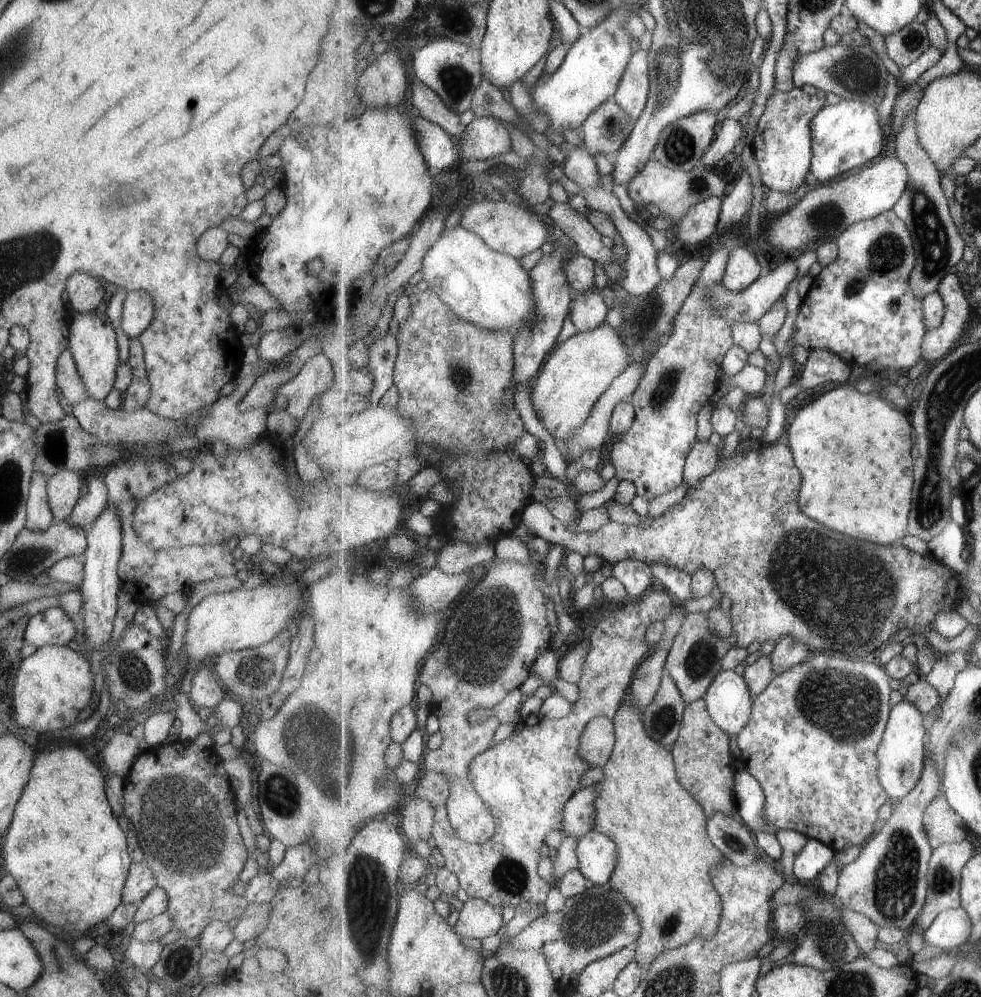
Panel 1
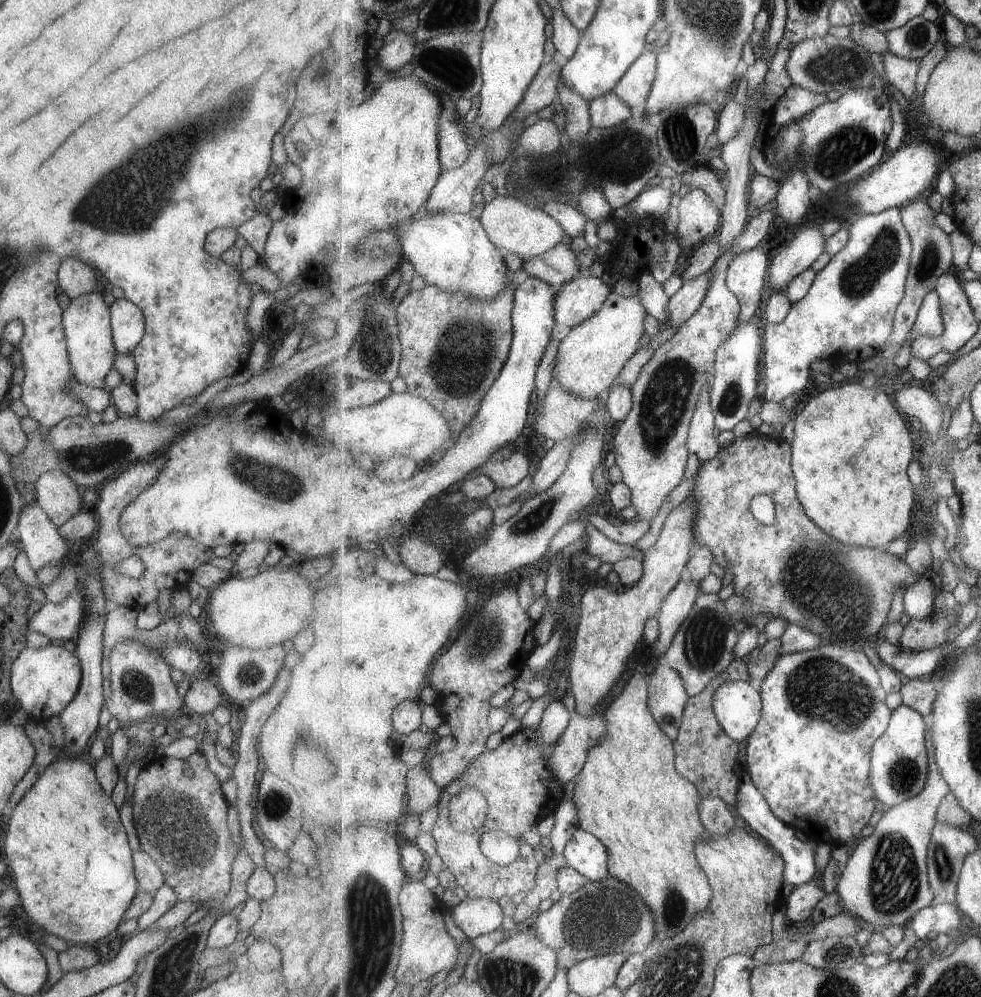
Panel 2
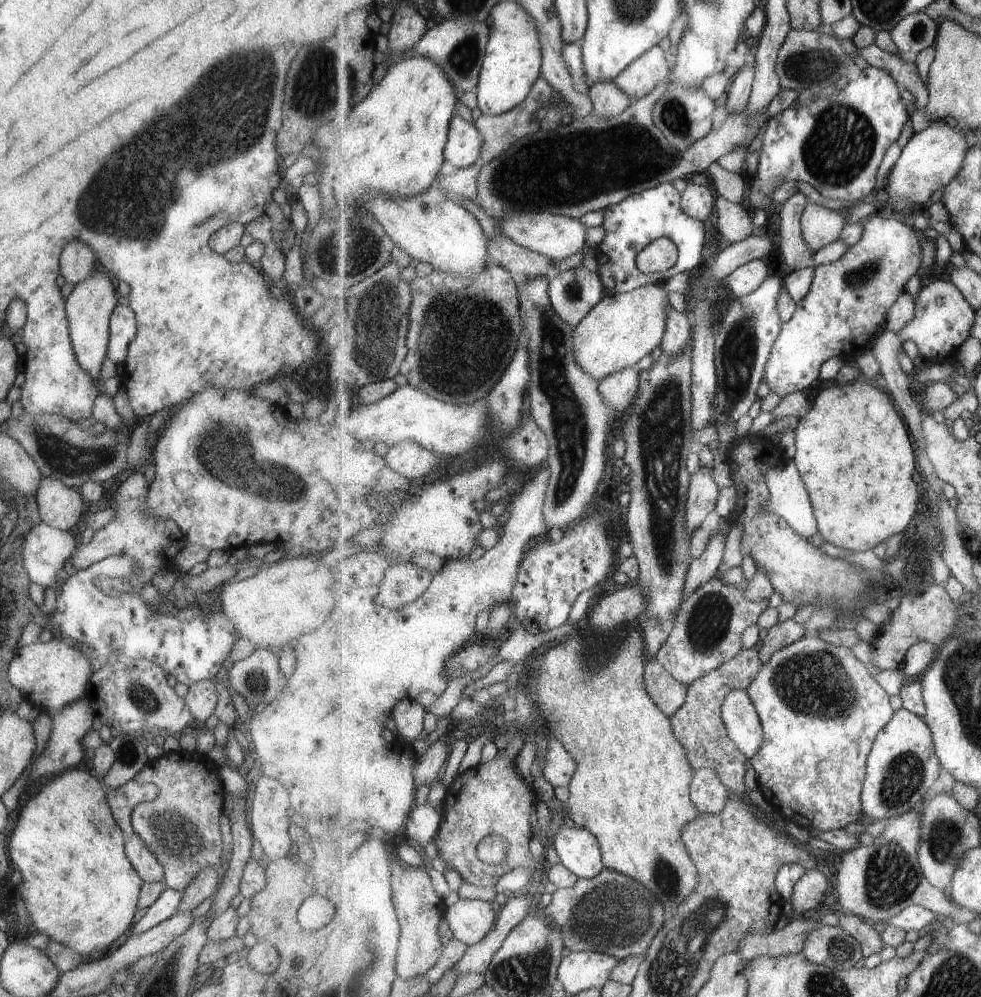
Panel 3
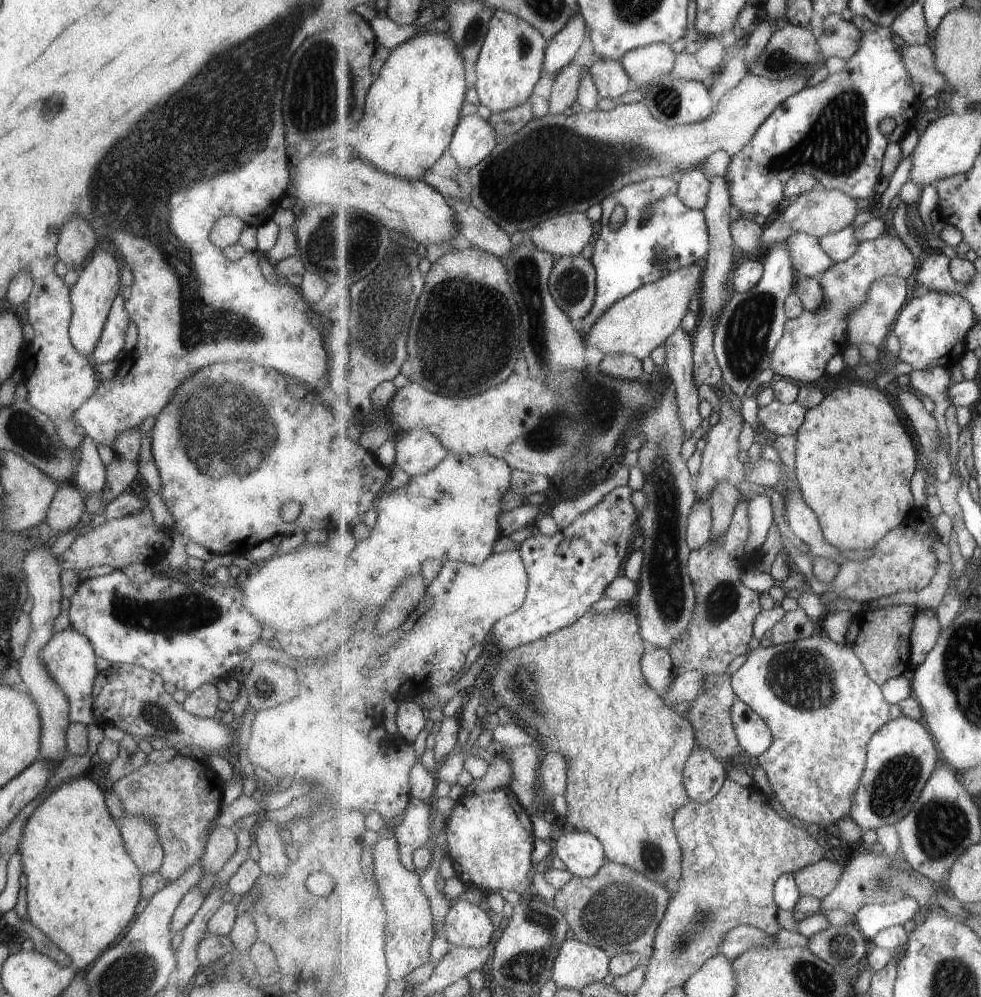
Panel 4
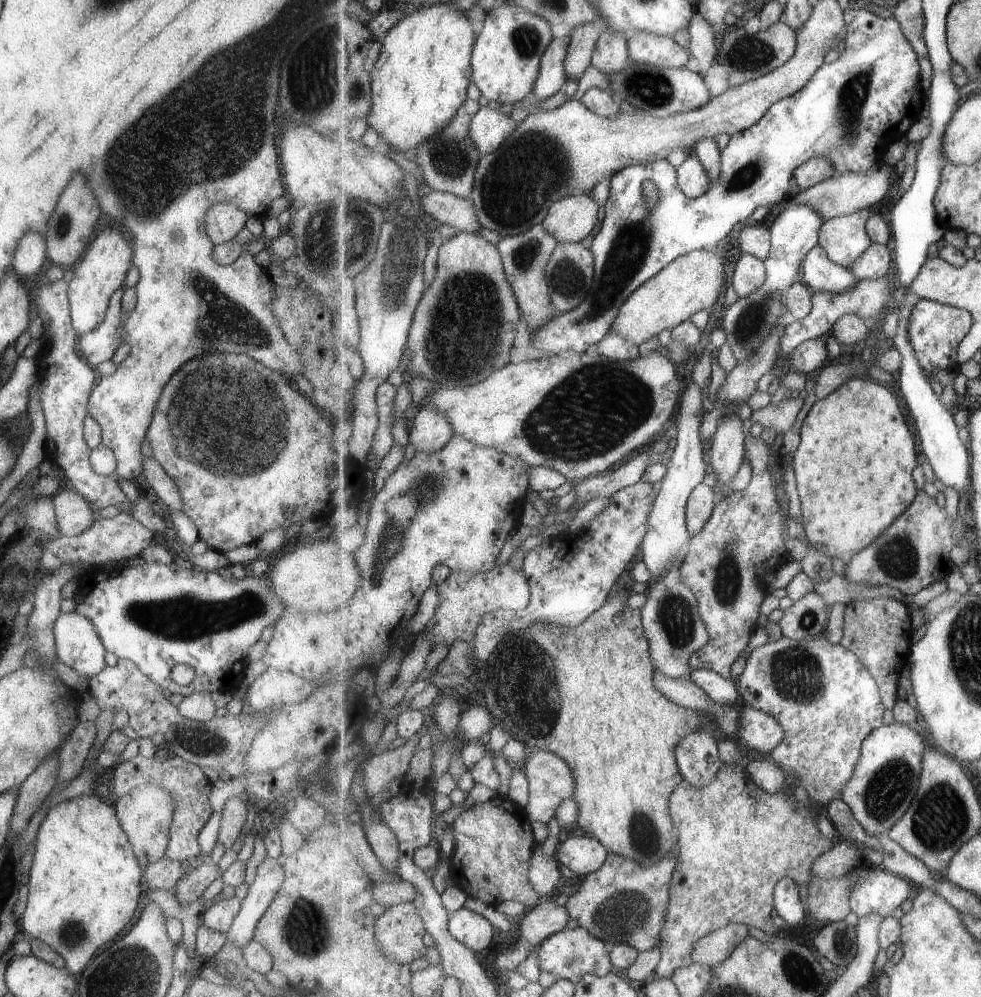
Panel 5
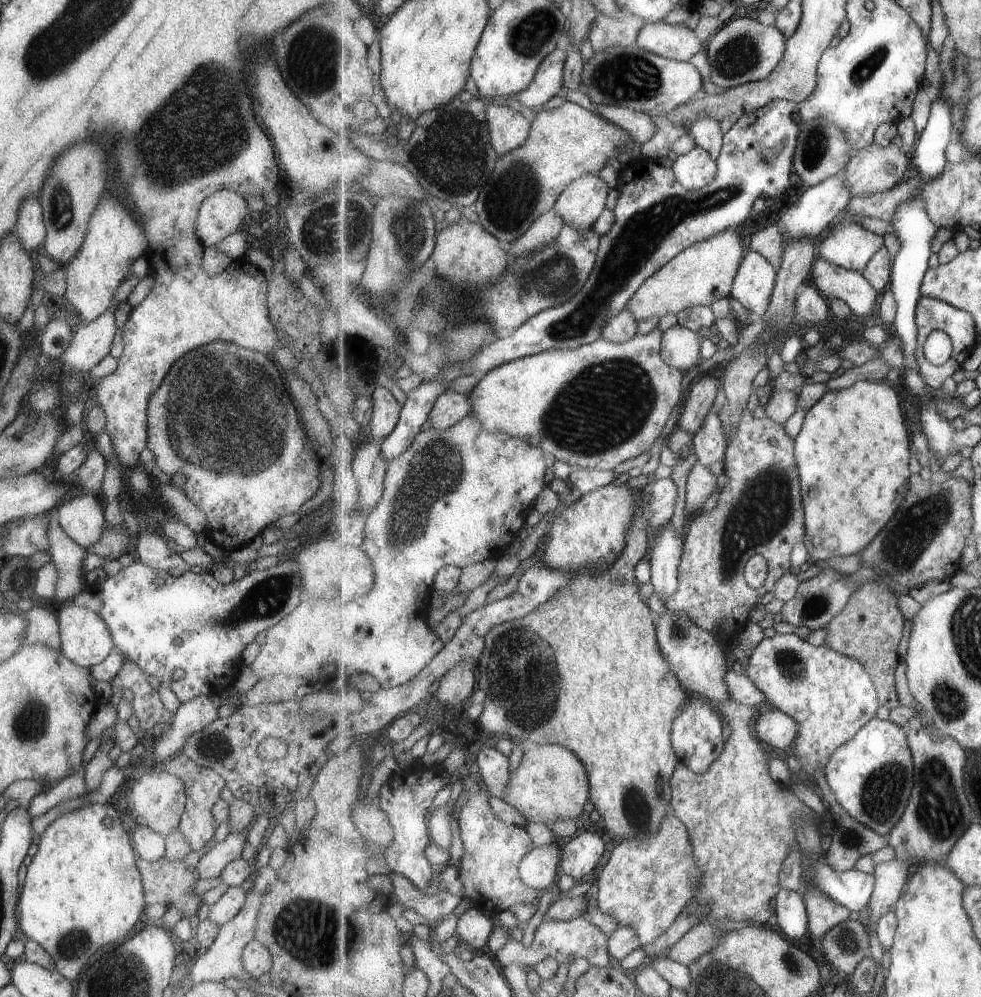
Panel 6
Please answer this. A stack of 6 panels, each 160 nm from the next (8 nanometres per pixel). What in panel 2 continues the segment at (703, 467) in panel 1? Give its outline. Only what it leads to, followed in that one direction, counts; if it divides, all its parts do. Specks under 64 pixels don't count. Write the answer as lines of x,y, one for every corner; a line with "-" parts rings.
705,385
688,434
690,452
696,454
703,462
715,458
721,448
715,436
715,428
718,426
711,399
709,386

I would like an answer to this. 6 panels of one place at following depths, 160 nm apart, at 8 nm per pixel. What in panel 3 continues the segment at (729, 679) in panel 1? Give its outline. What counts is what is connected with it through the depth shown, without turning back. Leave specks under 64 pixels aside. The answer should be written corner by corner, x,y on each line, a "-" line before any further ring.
747,689
732,690
725,697
722,717
732,739
751,760
763,747
764,728

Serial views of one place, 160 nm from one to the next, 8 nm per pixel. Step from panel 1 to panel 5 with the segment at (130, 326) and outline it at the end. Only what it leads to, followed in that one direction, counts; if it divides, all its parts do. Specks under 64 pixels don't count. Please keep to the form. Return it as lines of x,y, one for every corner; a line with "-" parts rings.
124,285
111,294
105,318
91,331
78,337
78,352
92,368
109,360
124,343
120,302

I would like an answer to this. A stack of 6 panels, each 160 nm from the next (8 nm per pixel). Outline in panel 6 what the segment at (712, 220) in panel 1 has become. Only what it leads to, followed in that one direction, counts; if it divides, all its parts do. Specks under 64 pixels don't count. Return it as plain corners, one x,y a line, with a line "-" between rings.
699,145
679,156
671,167
676,178
690,191
698,191
709,186
718,173
717,161

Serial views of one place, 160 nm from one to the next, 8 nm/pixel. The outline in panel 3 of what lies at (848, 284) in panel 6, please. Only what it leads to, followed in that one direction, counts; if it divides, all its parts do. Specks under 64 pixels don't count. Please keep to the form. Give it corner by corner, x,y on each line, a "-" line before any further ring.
797,191
780,208
780,252
784,256
784,262
793,269
817,267
814,261
815,253
807,246
802,231
802,216
809,203
808,196

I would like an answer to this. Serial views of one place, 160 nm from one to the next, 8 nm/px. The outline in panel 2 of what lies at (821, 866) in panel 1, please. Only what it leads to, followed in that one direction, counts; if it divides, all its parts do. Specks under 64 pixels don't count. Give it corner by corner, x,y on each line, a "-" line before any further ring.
749,772
745,773
744,783
740,786
740,796
736,804
736,811
751,829
755,830
781,853
785,861
785,883
798,887
815,878
815,874
817,874
815,854
817,854
818,842
802,837
795,827
783,822
773,812
763,793
755,786

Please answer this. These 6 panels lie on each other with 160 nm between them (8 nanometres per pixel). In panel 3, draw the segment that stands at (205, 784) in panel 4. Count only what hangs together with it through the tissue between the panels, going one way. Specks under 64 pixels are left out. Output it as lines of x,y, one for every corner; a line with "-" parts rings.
178,750
148,760
133,778
139,784
154,784
158,790
155,798
133,807
130,823
162,866
162,880
169,889
182,892
201,870
220,863
219,816
223,812
224,790
217,768
201,753

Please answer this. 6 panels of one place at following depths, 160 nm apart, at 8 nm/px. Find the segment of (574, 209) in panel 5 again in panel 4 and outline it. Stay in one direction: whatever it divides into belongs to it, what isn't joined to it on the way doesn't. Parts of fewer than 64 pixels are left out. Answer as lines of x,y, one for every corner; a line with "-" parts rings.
568,212
555,215
527,235
542,250
555,258
577,256
596,239
593,222
586,213

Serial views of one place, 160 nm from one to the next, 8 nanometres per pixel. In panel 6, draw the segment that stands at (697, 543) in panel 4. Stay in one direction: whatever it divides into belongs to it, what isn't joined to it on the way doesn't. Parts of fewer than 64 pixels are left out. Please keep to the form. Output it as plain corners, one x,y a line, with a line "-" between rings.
696,461
687,477
685,494
685,512
695,514
704,508
707,499
718,486
718,477
709,470
709,465

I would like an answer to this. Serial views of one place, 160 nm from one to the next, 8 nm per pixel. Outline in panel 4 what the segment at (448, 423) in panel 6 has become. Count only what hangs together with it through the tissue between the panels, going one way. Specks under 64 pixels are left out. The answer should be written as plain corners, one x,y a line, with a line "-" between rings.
413,429
406,434
398,435
395,438
396,459
395,466
399,466
406,474
407,477
414,477
422,475
433,470
438,464
441,464
448,451
440,438
427,429

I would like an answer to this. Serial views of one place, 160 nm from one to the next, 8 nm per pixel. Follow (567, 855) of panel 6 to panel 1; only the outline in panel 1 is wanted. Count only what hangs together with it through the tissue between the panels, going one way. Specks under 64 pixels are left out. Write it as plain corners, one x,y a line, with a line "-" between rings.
593,830
579,838
576,849
580,871
593,884
609,883
620,859
615,841
606,834

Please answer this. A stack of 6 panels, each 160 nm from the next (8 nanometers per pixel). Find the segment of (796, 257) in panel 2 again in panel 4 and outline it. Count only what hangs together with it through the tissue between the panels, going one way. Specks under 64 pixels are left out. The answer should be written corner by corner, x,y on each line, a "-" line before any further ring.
821,183
809,192
791,200
789,206
780,217
767,228
762,234
762,246
768,251
775,243
787,240
793,233
802,233
814,236
821,240
824,236
832,235
851,226
859,209
856,198
850,197
839,189
825,188

